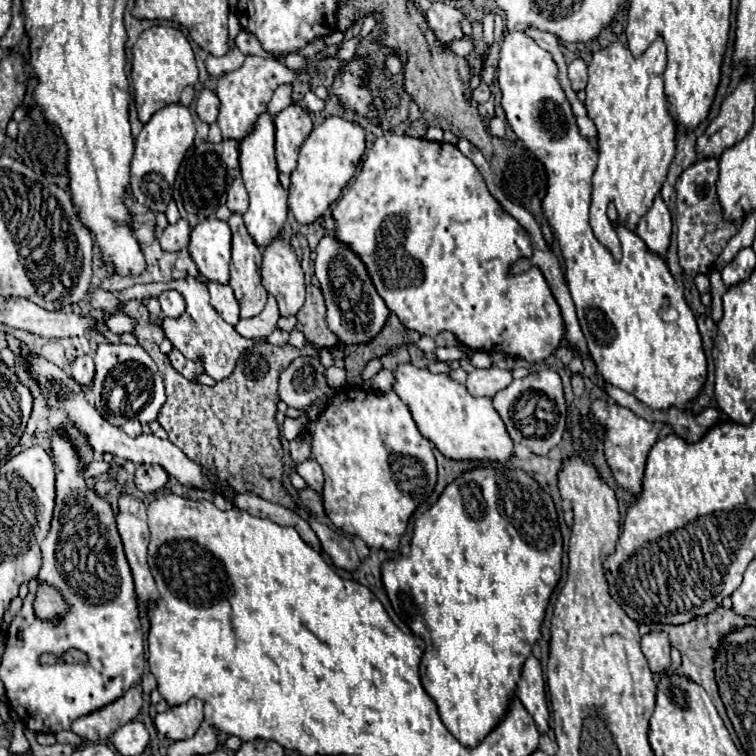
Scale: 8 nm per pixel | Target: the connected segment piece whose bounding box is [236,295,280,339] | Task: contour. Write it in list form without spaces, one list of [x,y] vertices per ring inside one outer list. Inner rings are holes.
[[[270,295],[262,313],[258,313],[256,317],[250,317],[250,319],[240,319],[240,323],[236,325],[236,331],[248,339],[264,339],[276,329],[278,317],[280,317],[278,315],[278,303]]]

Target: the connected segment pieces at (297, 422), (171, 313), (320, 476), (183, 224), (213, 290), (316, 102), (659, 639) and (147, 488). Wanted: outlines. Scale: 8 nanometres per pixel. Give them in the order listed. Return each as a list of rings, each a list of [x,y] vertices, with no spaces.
[[[301,416],[298,418],[285,418],[283,423],[283,434],[288,441],[292,441],[296,435],[300,434],[300,429],[308,423],[308,418]]]
[[[164,291],[160,297],[160,305],[166,317],[180,317],[184,313],[184,297],[178,291]]]
[[[306,459],[304,463],[300,463],[296,467],[296,471],[308,483],[310,489],[322,491],[322,487],[324,487],[324,473],[322,473],[322,467],[314,459]]]
[[[180,219],[178,223],[168,225],[160,233],[158,241],[160,241],[160,247],[164,251],[182,251],[182,249],[186,249],[188,243],[190,243],[190,227],[188,227],[188,221],[186,219]]]
[[[208,283],[210,289],[210,299],[212,299],[212,307],[222,315],[222,319],[230,325],[236,325],[240,319],[240,309],[236,303],[236,297],[230,285],[222,285],[222,283]]]
[[[312,91],[304,96],[304,104],[309,112],[321,111],[325,106],[325,102],[318,98]]]
[[[650,631],[642,635],[642,653],[648,659],[652,673],[658,673],[670,665],[670,641],[666,631]]]
[[[140,465],[136,469],[136,487],[144,493],[154,493],[158,489],[162,489],[168,481],[168,473],[162,467],[156,465]]]

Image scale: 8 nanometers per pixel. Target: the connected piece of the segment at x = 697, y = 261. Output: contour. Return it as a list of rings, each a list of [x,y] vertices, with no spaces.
[[[702,159],[688,169],[676,181],[676,211],[678,211],[678,257],[682,269],[690,275],[708,275],[714,261],[740,229],[738,223],[728,223],[722,219],[720,205],[716,203],[716,179],[718,179],[718,159]]]

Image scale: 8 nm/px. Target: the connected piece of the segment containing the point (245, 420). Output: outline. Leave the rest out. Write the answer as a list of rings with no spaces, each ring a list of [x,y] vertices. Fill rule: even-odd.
[[[96,289],[92,293],[92,307],[94,309],[100,309],[104,311],[106,315],[110,313],[116,313],[116,311],[124,311],[126,315],[130,317],[136,317],[138,319],[138,327],[136,327],[136,337],[140,341],[140,345],[146,349],[146,353],[156,361],[162,377],[164,377],[164,383],[166,383],[166,403],[164,407],[160,409],[160,415],[158,415],[158,423],[166,429],[168,433],[168,439],[180,447],[188,459],[192,459],[194,463],[198,463],[200,467],[204,467],[210,475],[218,477],[220,481],[228,483],[228,493],[222,491],[222,495],[226,495],[226,501],[234,501],[236,495],[240,493],[252,493],[252,495],[258,495],[266,501],[272,501],[272,503],[278,503],[286,509],[296,509],[298,503],[294,501],[294,497],[288,493],[288,489],[284,487],[282,483],[282,471],[284,471],[284,449],[282,449],[282,441],[278,439],[280,431],[278,431],[278,423],[276,423],[276,403],[278,403],[278,375],[300,355],[316,355],[318,351],[310,345],[302,347],[302,349],[296,349],[292,345],[284,345],[284,347],[276,347],[276,345],[270,345],[268,341],[260,341],[258,345],[254,345],[252,349],[248,349],[246,353],[240,355],[238,363],[236,363],[236,369],[234,373],[228,377],[228,379],[222,379],[218,381],[216,385],[208,387],[208,385],[202,385],[202,383],[192,383],[188,379],[184,379],[184,375],[180,375],[170,363],[168,363],[168,355],[160,353],[158,345],[162,343],[164,339],[164,331],[156,325],[150,323],[150,315],[148,315],[148,309],[142,305],[142,301],[128,301],[126,305],[118,307],[118,297],[112,295],[110,291],[104,291],[104,289]]]

